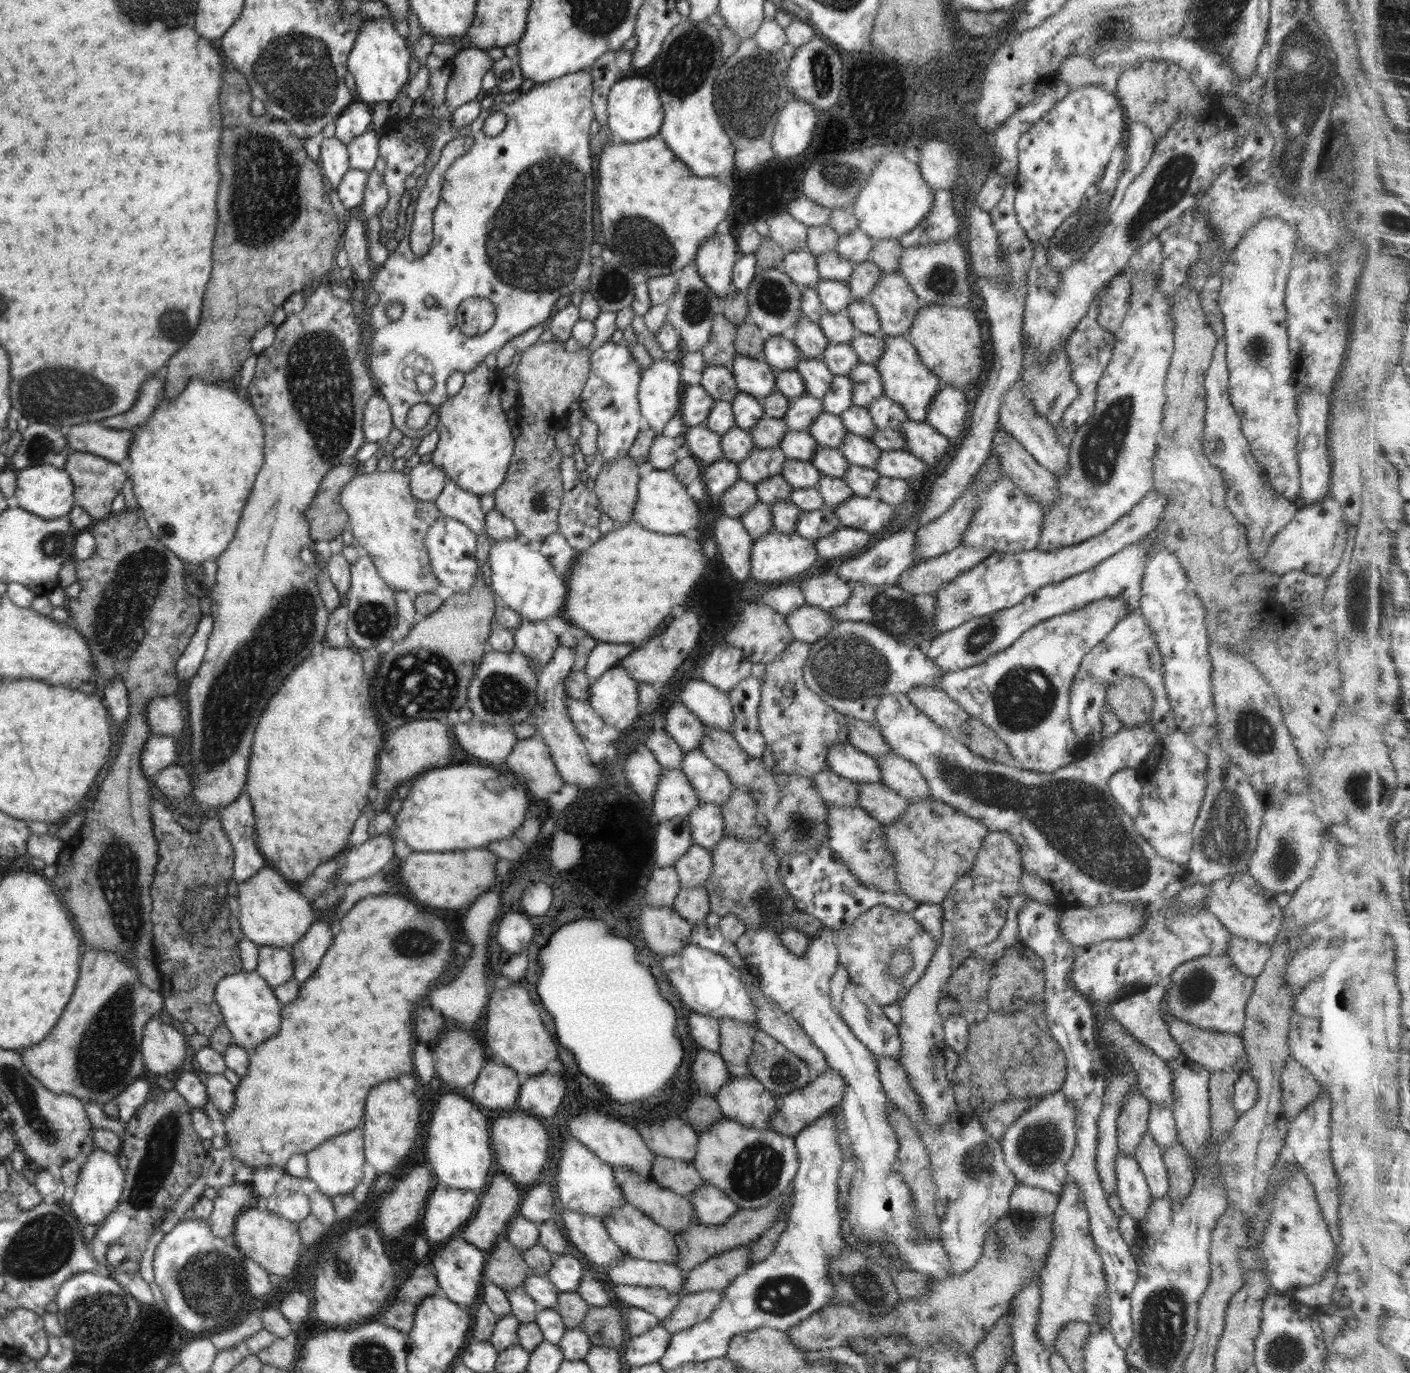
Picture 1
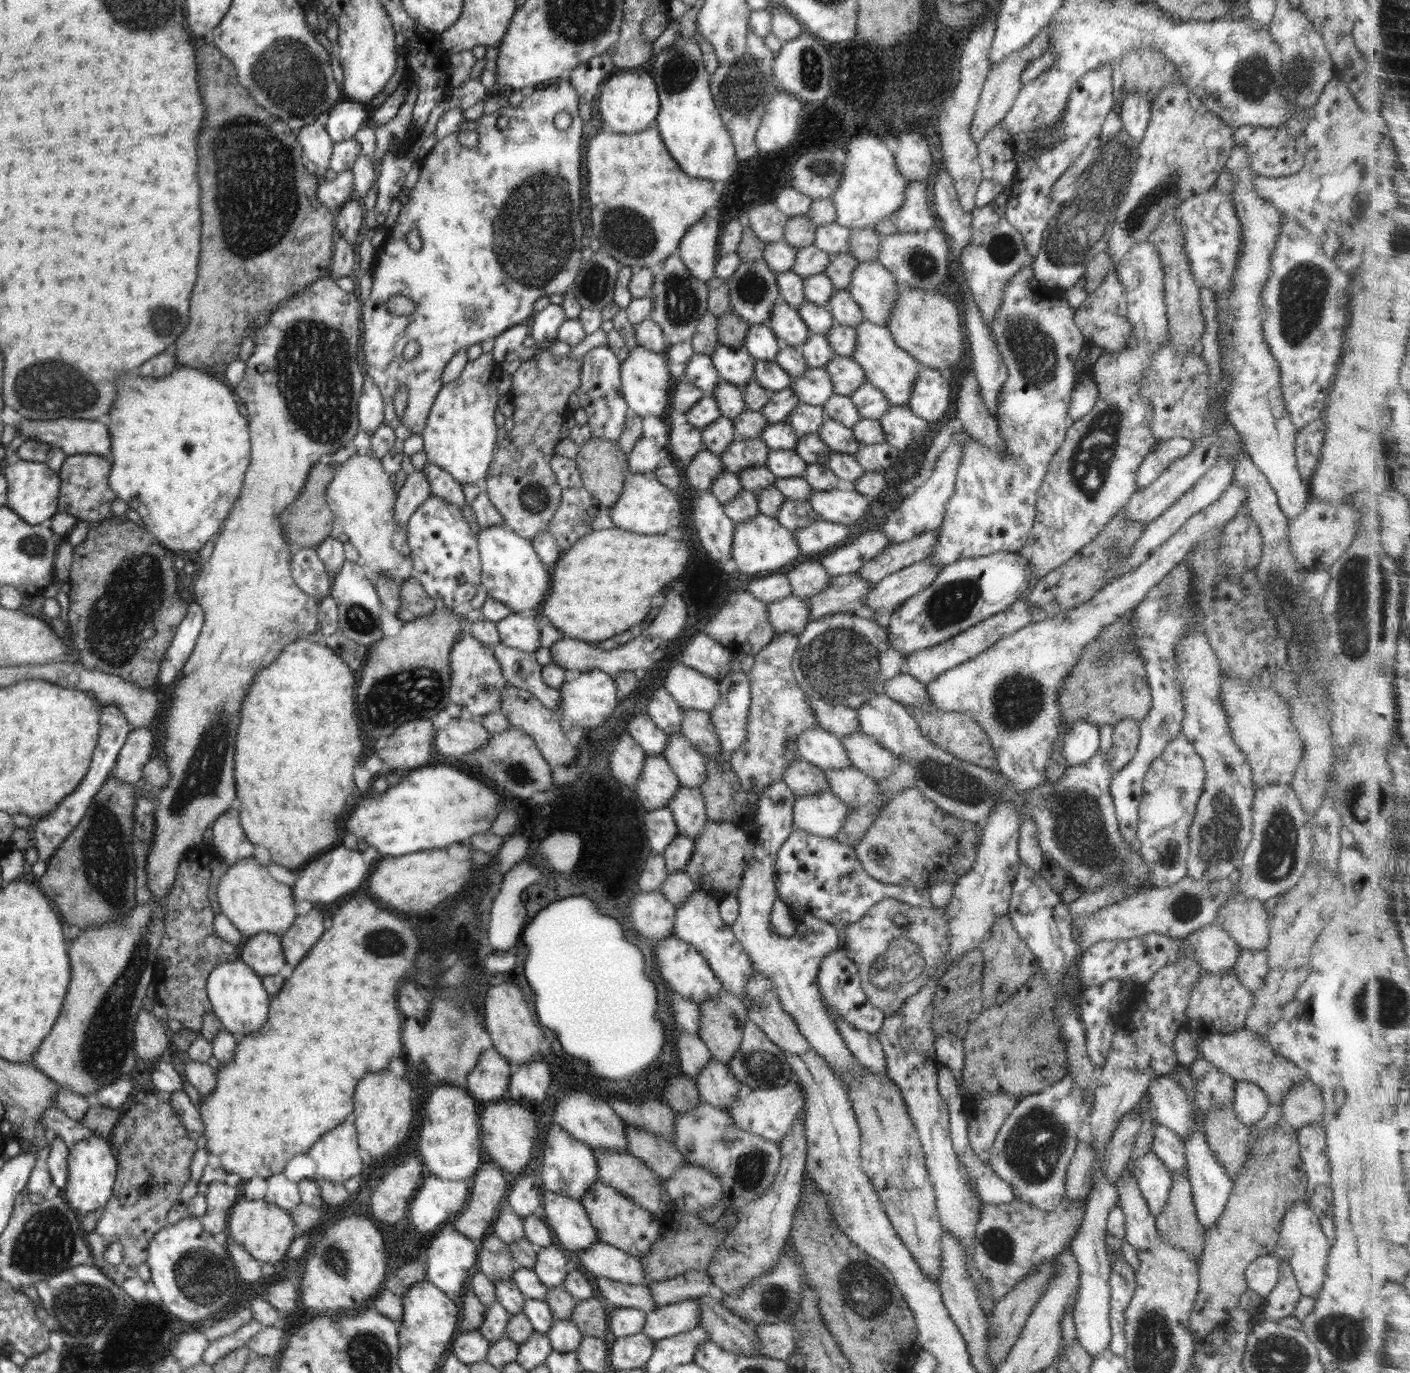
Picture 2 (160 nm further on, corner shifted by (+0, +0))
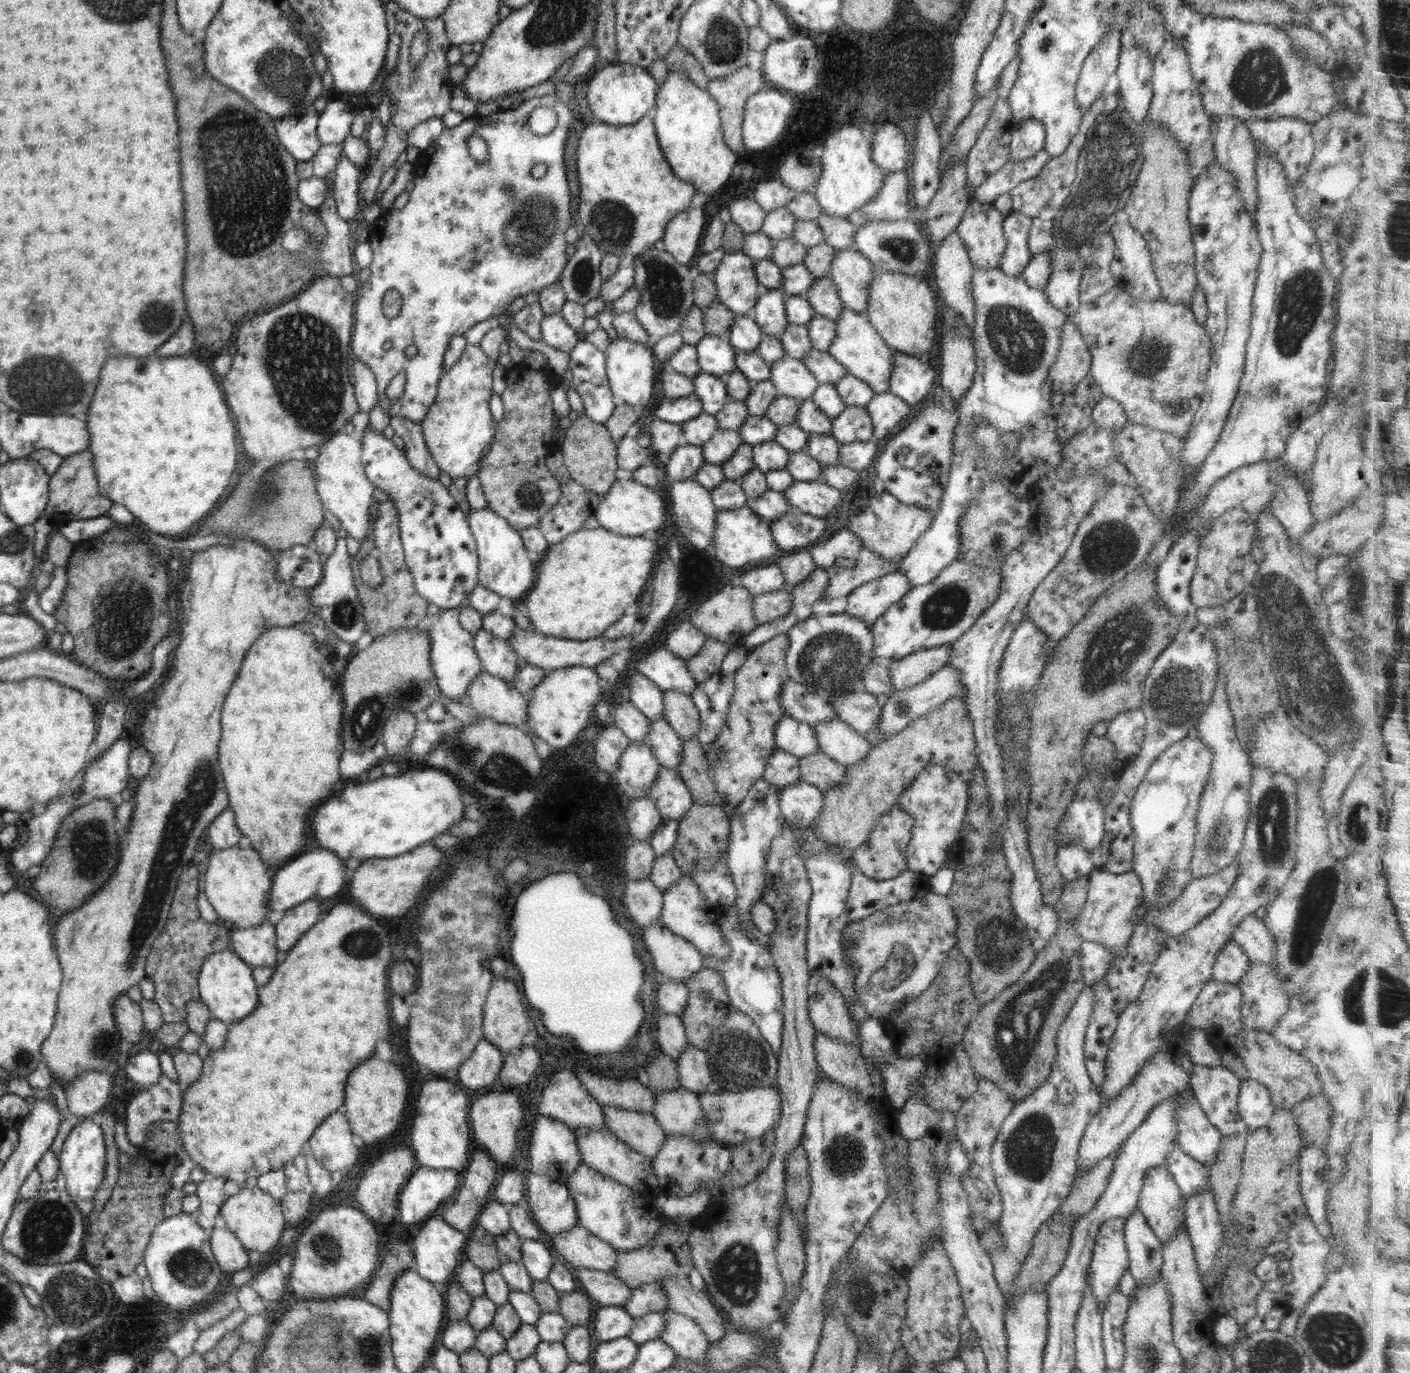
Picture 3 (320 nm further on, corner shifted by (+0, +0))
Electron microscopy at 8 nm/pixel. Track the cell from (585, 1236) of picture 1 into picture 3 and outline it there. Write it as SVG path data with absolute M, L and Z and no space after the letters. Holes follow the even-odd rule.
M530 1172L526 1184L529 1212L544 1231L546 1239L579 1225L576 1203L562 1182L548 1180L548 1176Z

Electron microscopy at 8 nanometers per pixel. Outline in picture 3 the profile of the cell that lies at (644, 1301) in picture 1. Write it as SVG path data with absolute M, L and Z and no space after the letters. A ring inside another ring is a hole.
M570 1267L570 1273L597 1307L623 1306L629 1301L632 1288L612 1273L573 1267Z

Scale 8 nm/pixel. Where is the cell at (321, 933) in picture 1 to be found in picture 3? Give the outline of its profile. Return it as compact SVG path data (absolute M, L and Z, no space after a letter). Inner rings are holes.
M308 899L284 913L284 918L275 925L276 946L281 955L294 947L306 930L318 924L320 920L318 906L318 900Z

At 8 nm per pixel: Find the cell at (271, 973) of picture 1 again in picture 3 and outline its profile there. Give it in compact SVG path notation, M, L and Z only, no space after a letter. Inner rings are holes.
M269 921L250 928L233 928L232 948L252 968L268 966L274 968L281 960L276 946L275 926Z

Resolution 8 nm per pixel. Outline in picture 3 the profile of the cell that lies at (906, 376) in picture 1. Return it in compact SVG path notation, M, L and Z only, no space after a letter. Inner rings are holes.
M848 308L840 312L836 323L836 336L828 347L828 352L845 370L863 380L875 393L889 390L889 380L893 371L894 350L882 340L876 329L870 324L866 314L857 313Z

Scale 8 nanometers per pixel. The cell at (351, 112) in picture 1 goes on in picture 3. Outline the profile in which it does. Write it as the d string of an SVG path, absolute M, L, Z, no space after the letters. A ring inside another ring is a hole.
M329 99L321 111L317 124L317 135L323 145L342 144L350 135L356 110L350 104Z

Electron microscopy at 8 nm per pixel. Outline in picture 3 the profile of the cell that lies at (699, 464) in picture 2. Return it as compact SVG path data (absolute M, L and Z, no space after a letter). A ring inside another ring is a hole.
M684 443L669 455L665 463L666 474L672 481L695 480L696 471L704 461L700 446Z

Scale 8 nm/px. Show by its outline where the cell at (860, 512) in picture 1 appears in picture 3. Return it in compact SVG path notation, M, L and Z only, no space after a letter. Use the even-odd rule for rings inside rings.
M794 481L783 493L791 506L821 519L842 501L840 490L818 481Z

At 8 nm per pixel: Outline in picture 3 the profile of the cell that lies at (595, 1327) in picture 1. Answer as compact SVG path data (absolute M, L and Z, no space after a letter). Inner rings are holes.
M581 1290L560 1293L558 1312L572 1325L590 1327L597 1307Z

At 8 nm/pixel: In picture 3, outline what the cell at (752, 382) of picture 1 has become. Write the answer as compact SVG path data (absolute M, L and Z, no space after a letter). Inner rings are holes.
M706 334L695 344L702 371L723 378L735 371L736 348L724 336Z

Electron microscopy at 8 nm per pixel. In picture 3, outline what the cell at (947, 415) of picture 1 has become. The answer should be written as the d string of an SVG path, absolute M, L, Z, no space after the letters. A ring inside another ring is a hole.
M894 351L893 371L889 391L910 406L918 406L935 384L936 371L926 360Z

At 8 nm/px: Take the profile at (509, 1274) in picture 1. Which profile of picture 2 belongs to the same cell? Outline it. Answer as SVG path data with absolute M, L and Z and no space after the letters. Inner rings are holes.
M490 1233L478 1242L476 1270L491 1282L510 1280L521 1264L512 1256L509 1244Z

